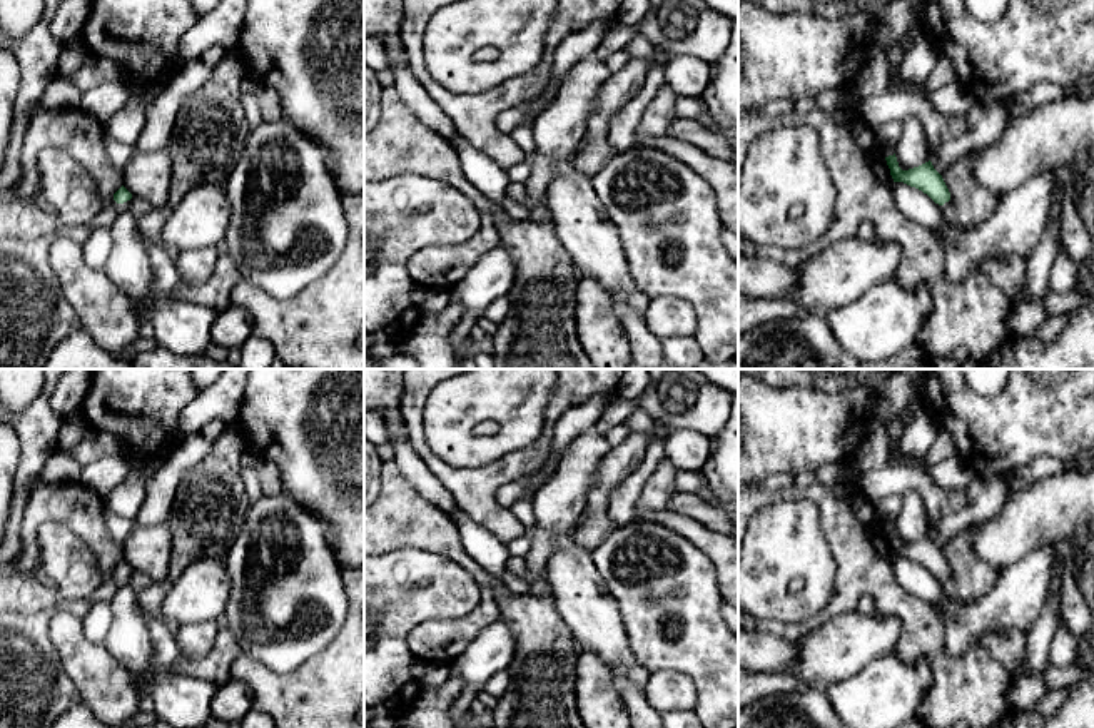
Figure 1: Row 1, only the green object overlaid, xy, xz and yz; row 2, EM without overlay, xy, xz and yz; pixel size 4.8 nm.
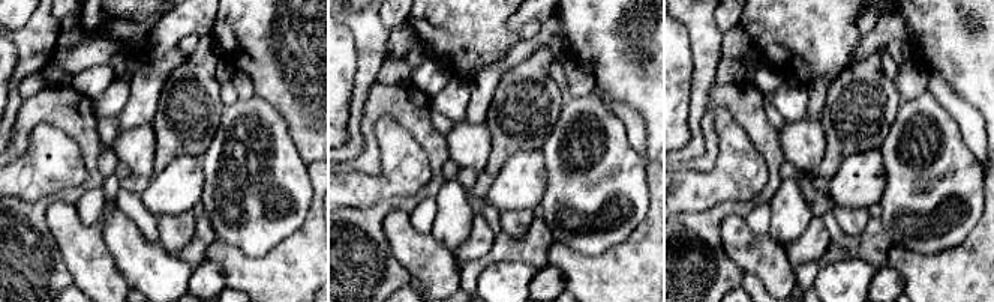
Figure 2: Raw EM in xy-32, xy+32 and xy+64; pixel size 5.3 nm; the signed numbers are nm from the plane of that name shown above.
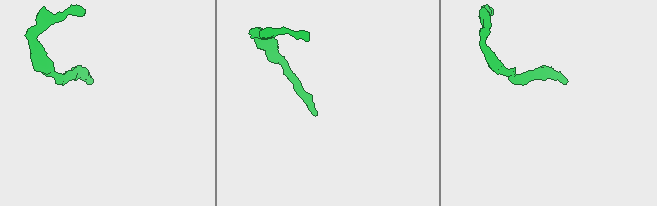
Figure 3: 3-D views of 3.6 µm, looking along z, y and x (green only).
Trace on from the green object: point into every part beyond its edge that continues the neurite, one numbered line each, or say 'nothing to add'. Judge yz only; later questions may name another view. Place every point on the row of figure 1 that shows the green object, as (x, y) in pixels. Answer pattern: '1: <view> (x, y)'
nothing to add

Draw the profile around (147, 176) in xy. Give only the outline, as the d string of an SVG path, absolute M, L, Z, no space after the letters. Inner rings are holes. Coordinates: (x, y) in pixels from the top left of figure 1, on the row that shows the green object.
M167 150L137 152L122 169L124 187L152 209L169 210L172 162Z

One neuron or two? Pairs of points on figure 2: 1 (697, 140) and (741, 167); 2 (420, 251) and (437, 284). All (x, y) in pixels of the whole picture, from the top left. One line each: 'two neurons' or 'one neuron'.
1: one neuron
2: one neuron

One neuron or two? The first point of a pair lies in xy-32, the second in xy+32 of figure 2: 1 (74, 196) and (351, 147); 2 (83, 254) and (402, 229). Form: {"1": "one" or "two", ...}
{"1": "two", "2": "one"}

